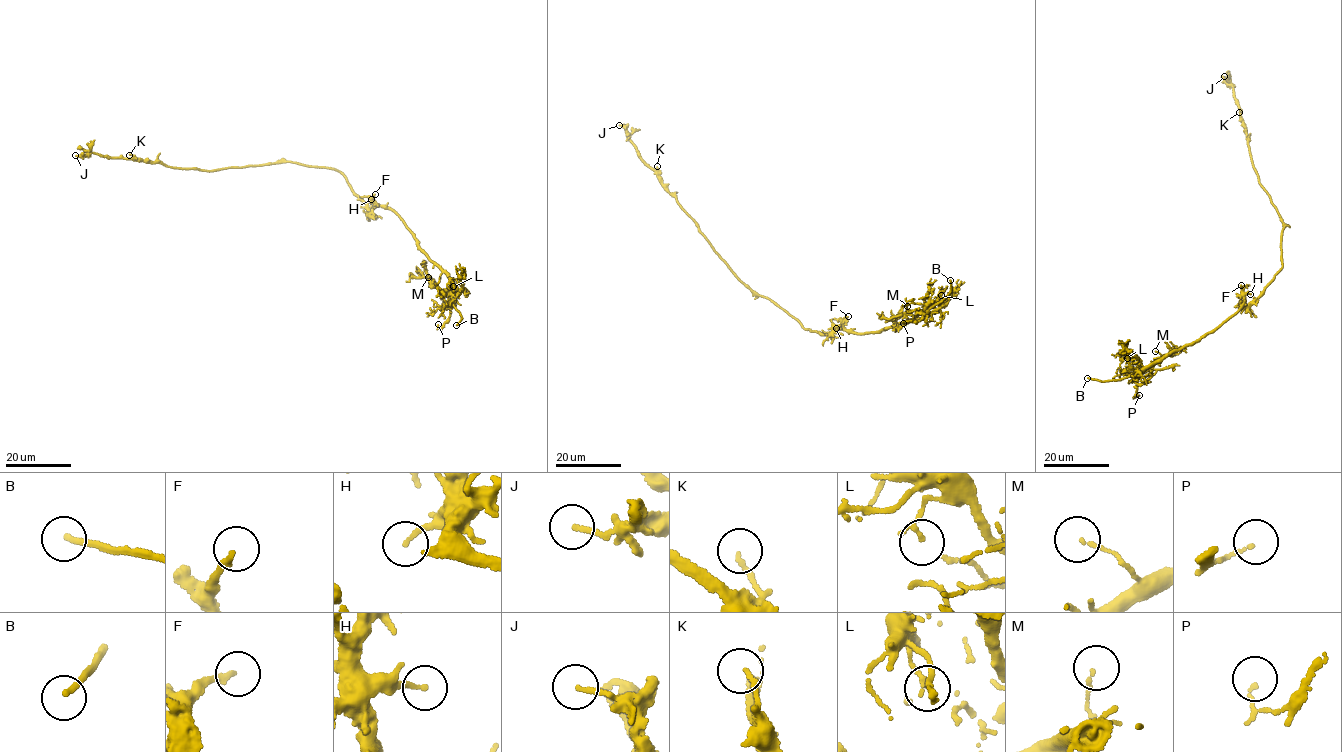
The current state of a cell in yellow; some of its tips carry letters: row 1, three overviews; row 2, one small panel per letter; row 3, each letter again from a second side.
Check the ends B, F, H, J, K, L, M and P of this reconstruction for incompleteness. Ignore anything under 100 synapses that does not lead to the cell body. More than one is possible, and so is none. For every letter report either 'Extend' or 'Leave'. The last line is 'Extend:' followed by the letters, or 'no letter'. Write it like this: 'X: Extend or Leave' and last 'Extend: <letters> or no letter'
B: Extend
F: Leave
H: Leave
J: Leave
K: Leave
L: Leave
M: Leave
P: Leave
Extend: B

